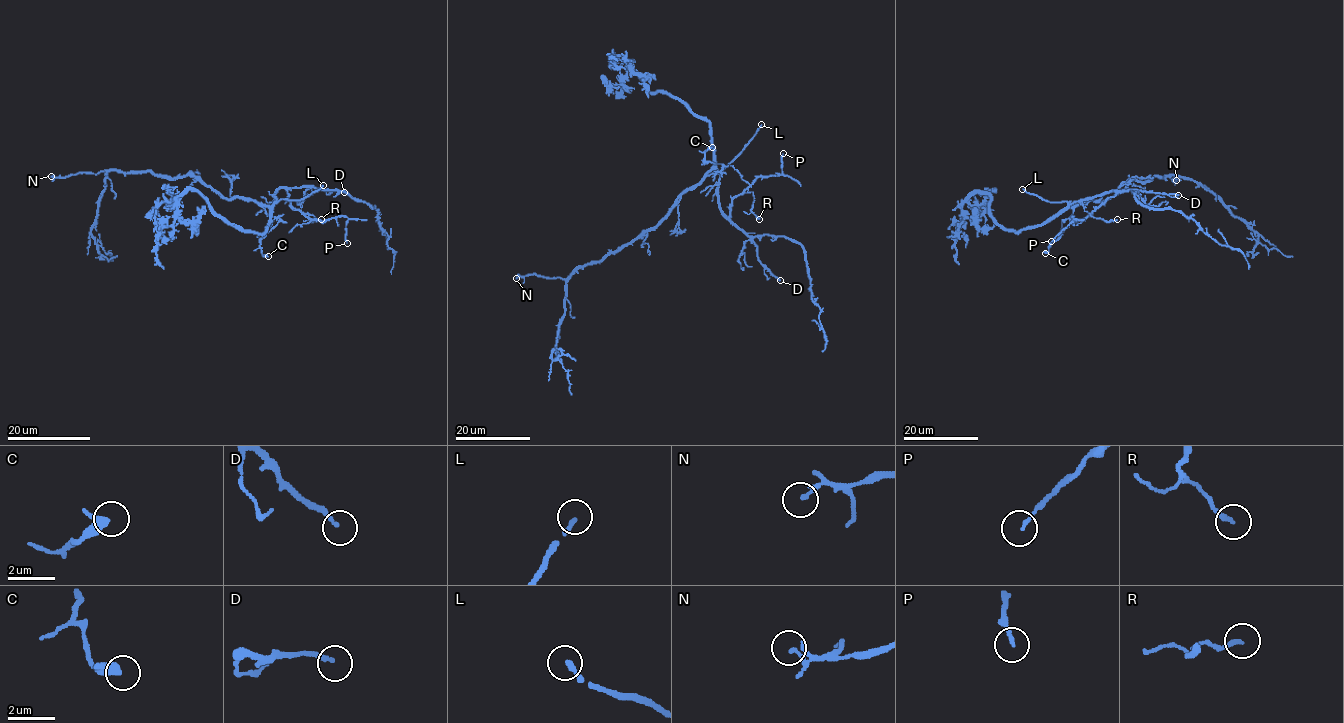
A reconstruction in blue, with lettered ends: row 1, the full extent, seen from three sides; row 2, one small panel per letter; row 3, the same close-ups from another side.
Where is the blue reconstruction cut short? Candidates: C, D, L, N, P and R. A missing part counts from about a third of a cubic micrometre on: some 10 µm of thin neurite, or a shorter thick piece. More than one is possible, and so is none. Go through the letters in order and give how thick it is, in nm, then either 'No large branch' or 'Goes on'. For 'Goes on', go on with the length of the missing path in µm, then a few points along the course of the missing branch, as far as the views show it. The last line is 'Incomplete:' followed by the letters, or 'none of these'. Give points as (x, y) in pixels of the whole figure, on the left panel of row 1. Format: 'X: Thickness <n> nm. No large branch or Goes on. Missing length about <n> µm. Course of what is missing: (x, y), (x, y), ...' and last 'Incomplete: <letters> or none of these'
C: Thickness 320 nm. No large branch
D: Thickness 180 nm. No large branch
L: Thickness 200 nm. Goes on. Missing length about 20 µm
N: Thickness 110 nm. No large branch
P: Thickness 130 nm. No large branch
R: Thickness 170 nm. No large branch
Incomplete: L

